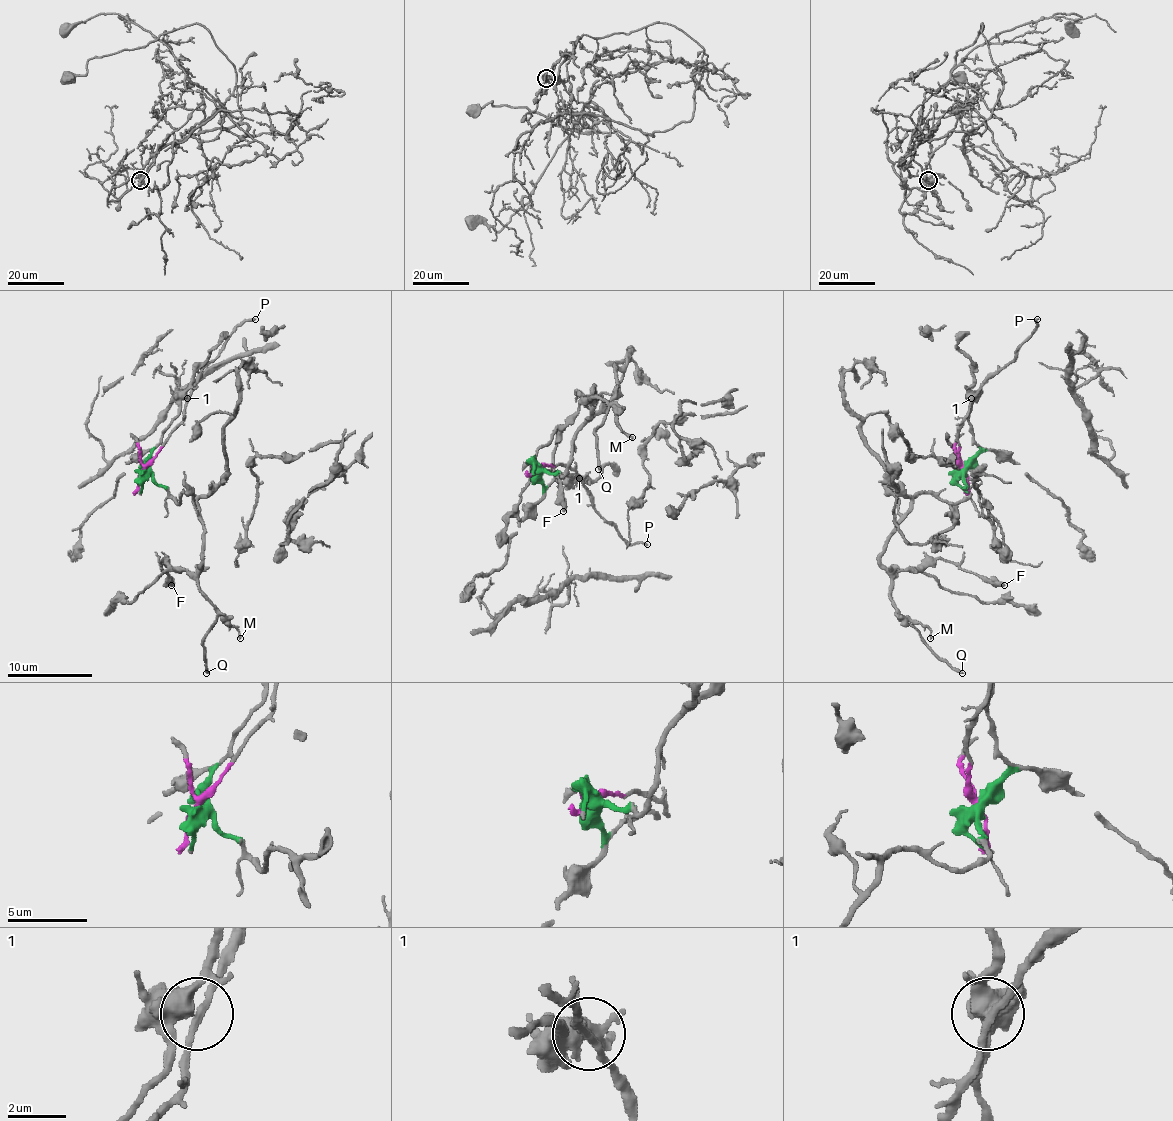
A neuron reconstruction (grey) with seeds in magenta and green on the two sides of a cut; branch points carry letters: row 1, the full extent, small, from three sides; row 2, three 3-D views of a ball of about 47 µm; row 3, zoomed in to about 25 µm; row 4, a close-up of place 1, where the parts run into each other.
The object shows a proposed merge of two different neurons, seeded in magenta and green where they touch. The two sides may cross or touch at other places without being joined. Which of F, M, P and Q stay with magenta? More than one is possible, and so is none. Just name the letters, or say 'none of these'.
P

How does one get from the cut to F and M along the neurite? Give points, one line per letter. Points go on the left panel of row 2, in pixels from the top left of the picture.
F: (143, 469), (179, 502), (184, 494), (196, 500), (203, 524), (203, 562), (190, 572), (162, 560), (171, 585)
M: (143, 469), (179, 502), (184, 494), (196, 500), (203, 524), (198, 592), (241, 638)

